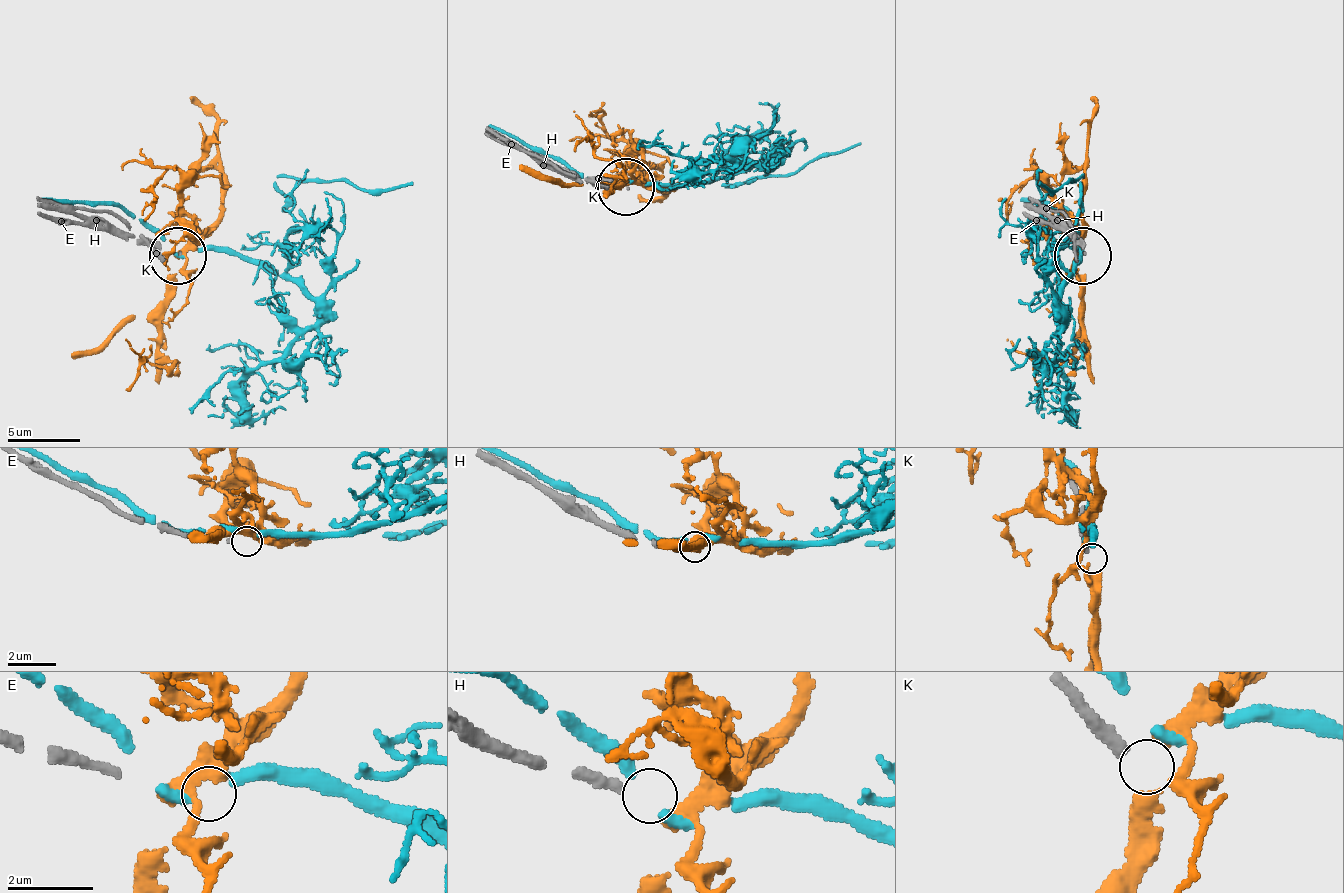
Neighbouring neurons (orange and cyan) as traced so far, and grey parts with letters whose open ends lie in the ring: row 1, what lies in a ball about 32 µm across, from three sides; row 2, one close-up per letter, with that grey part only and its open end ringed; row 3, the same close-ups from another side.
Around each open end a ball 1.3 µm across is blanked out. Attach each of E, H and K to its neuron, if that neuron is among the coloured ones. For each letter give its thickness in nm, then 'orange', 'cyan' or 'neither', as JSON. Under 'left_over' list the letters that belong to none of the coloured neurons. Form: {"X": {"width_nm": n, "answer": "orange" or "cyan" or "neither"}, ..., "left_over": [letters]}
{"E": {"width_nm": 120, "answer": "neither"}, "H": {"width_nm": 220, "answer": "neither"}, "K": {"width_nm": 280, "answer": "orange"}, "left_over": ["E", "H"]}

